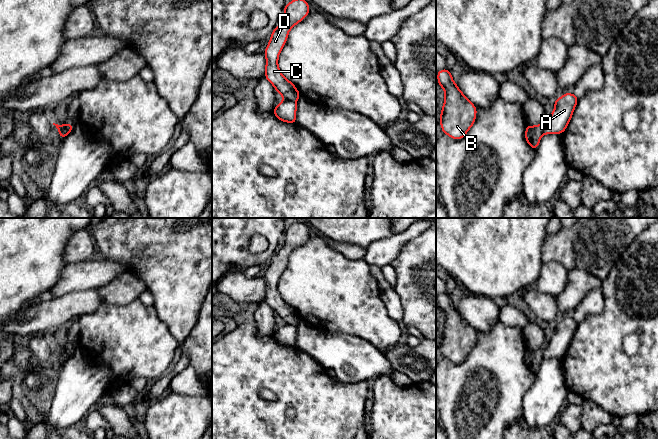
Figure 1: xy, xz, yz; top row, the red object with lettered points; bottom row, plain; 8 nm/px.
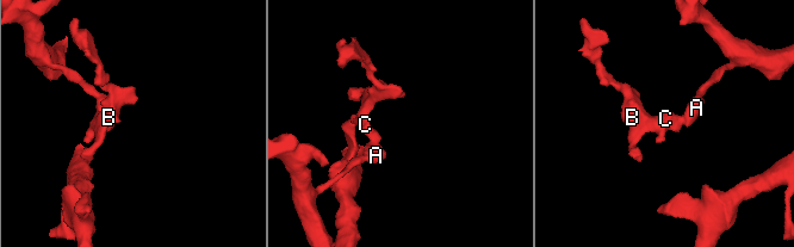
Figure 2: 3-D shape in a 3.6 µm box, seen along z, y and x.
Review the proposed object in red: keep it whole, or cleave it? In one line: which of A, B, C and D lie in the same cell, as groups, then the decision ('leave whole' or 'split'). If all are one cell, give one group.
A / B C D; split

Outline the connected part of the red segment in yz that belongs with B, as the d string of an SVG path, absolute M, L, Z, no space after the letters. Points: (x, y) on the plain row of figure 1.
M439 294L437 303L439 310L445 315L444 328L440 339L442 356L454 364L460 364L473 350L477 332L453 305L450 294Z

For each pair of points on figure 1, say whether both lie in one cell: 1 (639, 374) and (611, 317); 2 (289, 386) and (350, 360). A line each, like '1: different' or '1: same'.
1: same
2: different

